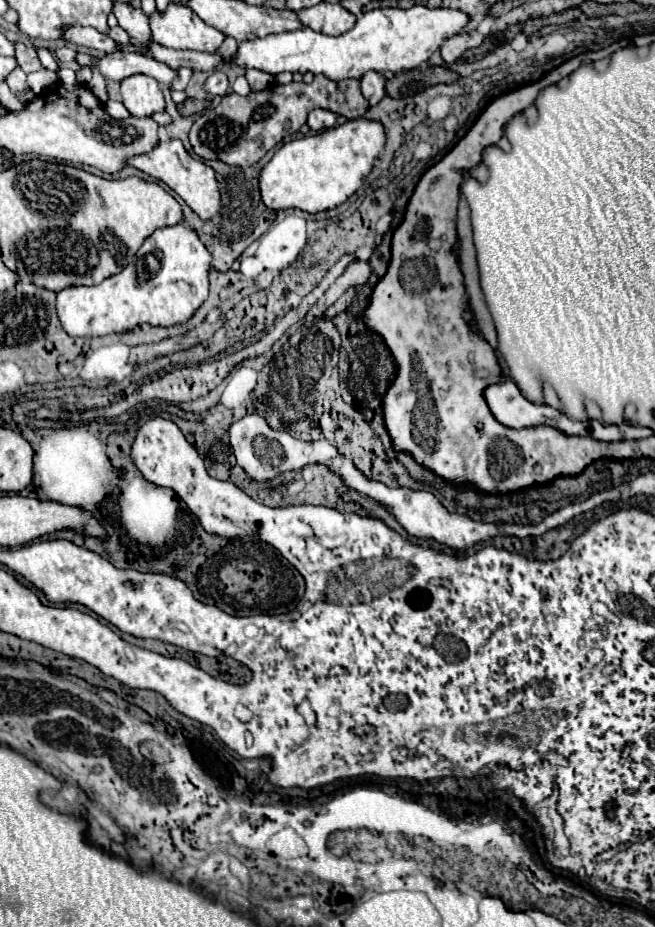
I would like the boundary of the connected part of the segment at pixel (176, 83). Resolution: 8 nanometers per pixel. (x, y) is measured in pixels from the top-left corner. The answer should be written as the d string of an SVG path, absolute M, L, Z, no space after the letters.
M181 68L180 71L176 73L176 79L170 83L170 89L172 89L172 91L184 91L192 75L193 71L190 68Z

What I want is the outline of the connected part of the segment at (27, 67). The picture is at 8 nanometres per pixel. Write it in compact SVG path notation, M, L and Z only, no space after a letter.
M16 43L16 61L24 71L40 71L44 69L34 47L26 47L24 43Z

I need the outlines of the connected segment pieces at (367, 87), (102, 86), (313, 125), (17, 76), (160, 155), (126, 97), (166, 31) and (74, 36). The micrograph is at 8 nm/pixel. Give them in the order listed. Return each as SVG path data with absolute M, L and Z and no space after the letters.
M368 71L362 77L362 95L370 101L370 105L376 105L386 95L386 77L378 71Z
M94 71L94 77L92 77L92 81L90 83L86 83L86 87L102 101L102 103L106 103L110 97L108 97L108 89L106 89L106 81L104 81L104 77L98 73L98 71Z
M314 109L308 115L308 125L314 131L322 131L322 129L334 127L336 125L336 119L338 119L338 115L332 113L332 111L328 111L328 109Z
M16 67L12 73L6 78L6 83L13 93L22 92L27 88L26 85L27 75L20 67Z
M166 141L166 143L158 143L158 147L154 147L150 153L144 155L136 155L132 159L128 159L128 165L148 173L154 179L164 181L172 191L176 191L186 205L196 211L200 215L200 219L212 219L220 207L222 207L222 199L220 199L220 189L218 189L218 181L216 181L216 173L212 167L208 167L204 161L194 159L180 141Z
M130 75L120 81L120 93L124 107L134 117L150 117L156 111L164 111L162 89L156 79L148 75Z
M168 5L162 13L150 15L152 41L172 49L192 49L204 53L216 53L224 41L224 33L206 25L190 7Z
M70 27L64 31L64 41L74 43L78 47L90 47L96 51L104 51L104 53L118 51L118 43L114 39L110 39L104 33L98 33L92 27Z

